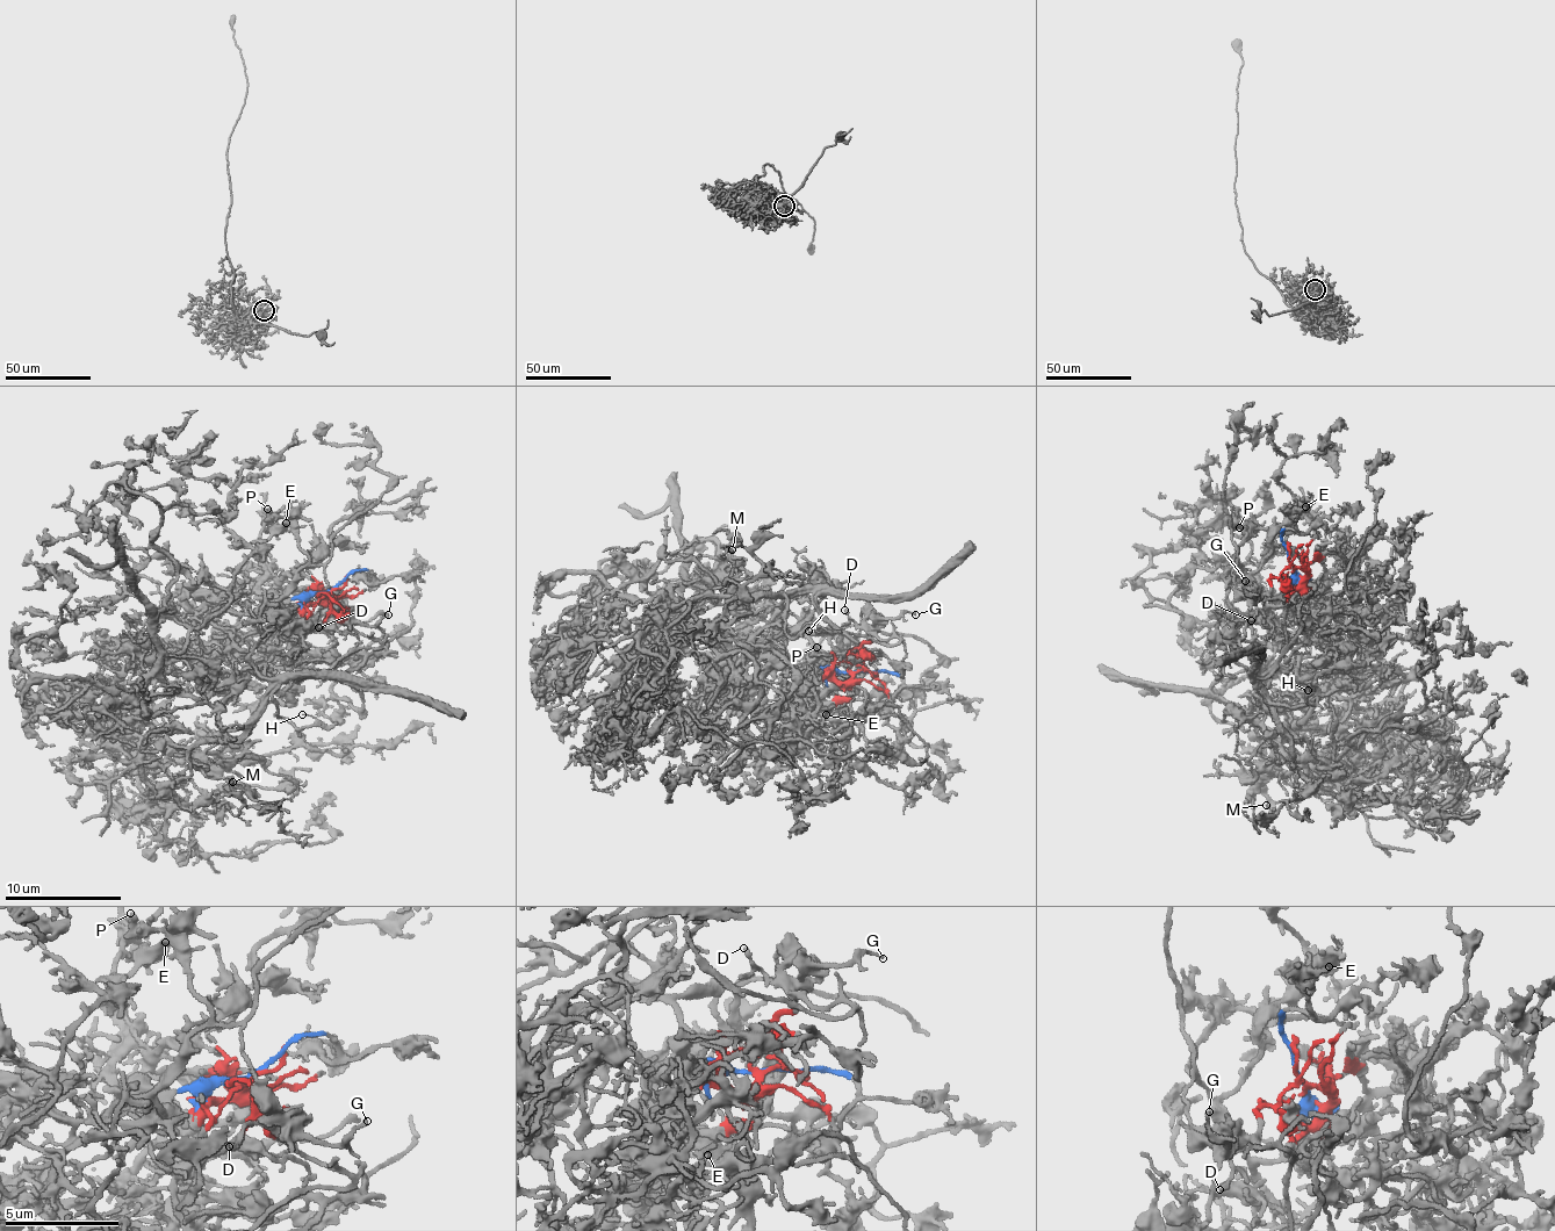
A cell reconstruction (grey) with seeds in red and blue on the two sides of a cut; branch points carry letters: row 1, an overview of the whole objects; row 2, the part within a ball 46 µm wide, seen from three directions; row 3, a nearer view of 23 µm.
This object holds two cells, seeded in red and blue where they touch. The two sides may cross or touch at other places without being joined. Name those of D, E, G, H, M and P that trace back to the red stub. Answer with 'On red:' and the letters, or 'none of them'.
On red: D, G, H, M

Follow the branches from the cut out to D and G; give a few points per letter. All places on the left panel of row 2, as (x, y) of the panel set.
D: (331, 590), (343, 618), (332, 614), (319, 626)
G: (331, 590), (343, 616), (355, 617), (367, 625), (380, 623), (389, 613)

